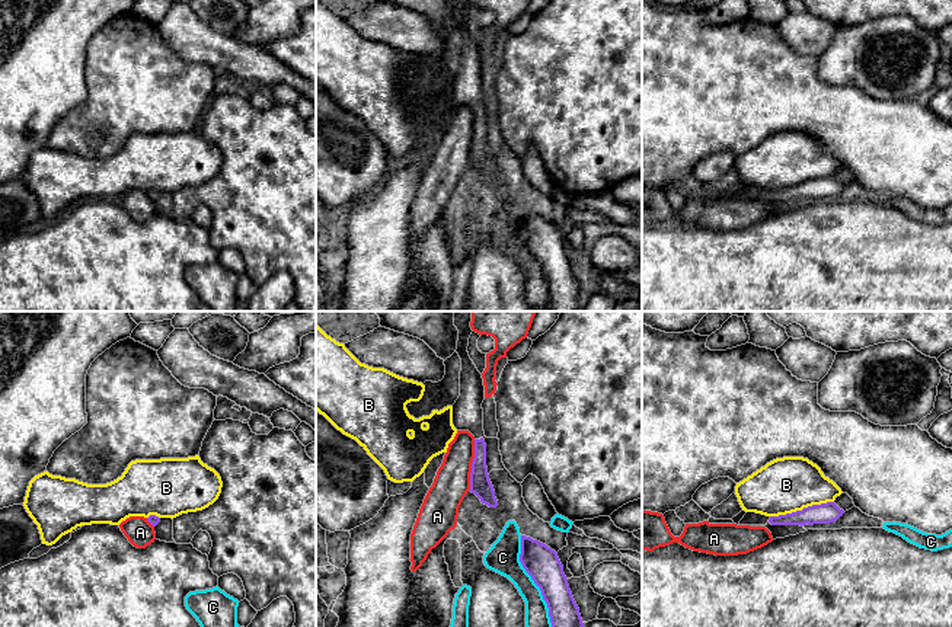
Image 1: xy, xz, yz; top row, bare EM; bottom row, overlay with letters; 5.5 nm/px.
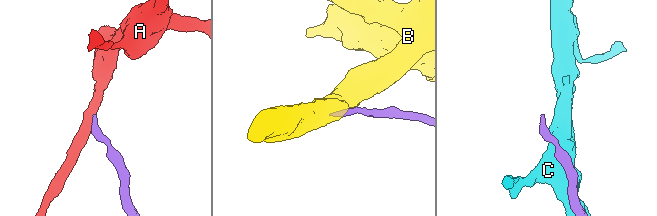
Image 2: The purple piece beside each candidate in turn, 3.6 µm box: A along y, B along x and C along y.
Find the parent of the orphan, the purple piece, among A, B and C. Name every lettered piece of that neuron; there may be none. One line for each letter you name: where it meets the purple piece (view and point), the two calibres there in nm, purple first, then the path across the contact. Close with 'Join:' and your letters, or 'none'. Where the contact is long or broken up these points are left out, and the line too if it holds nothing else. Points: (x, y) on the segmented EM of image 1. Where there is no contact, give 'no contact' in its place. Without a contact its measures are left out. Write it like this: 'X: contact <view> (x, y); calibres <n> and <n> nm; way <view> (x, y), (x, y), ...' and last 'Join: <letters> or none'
Join: none

